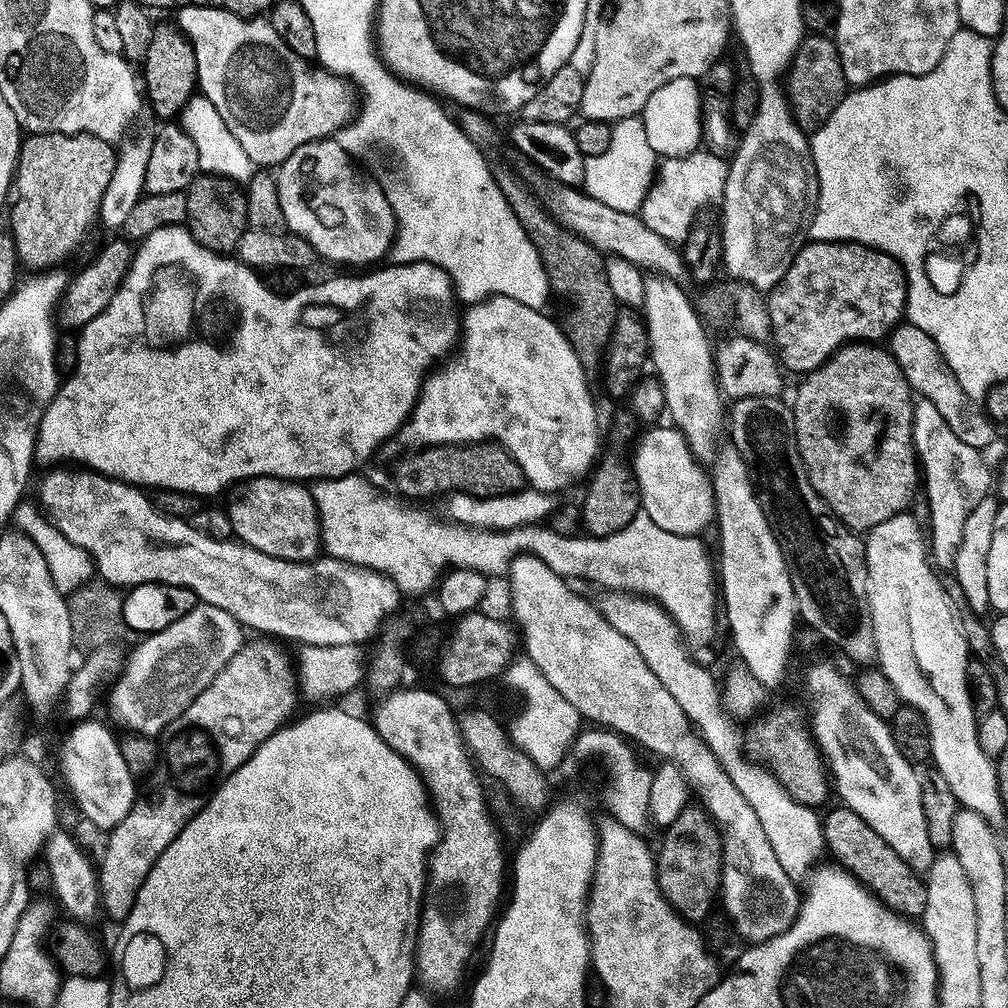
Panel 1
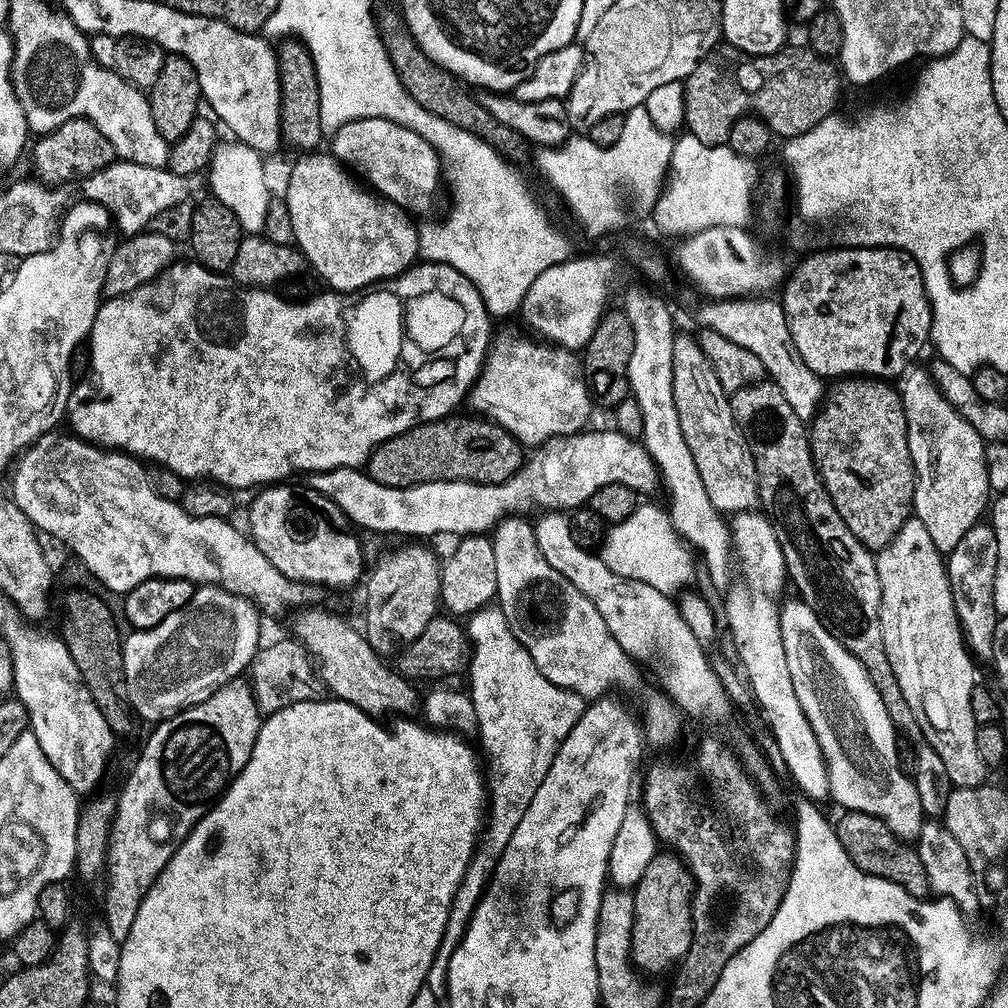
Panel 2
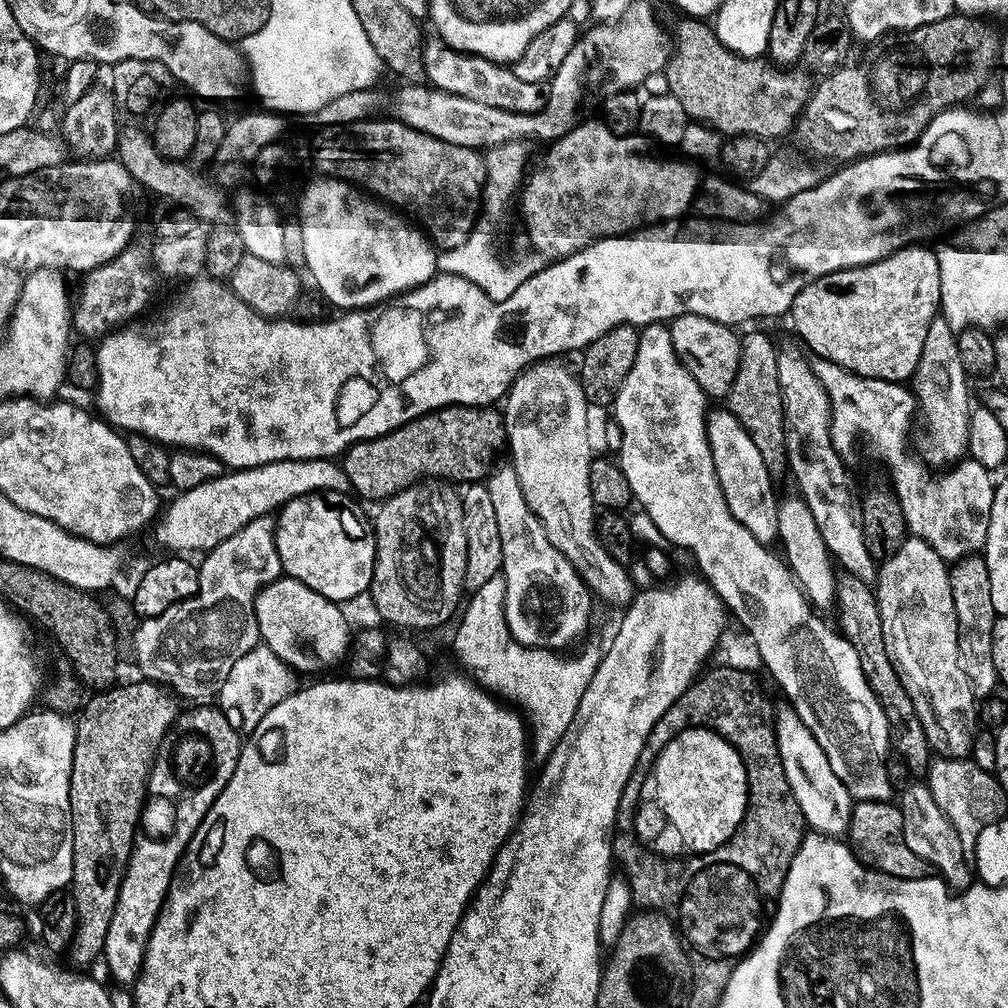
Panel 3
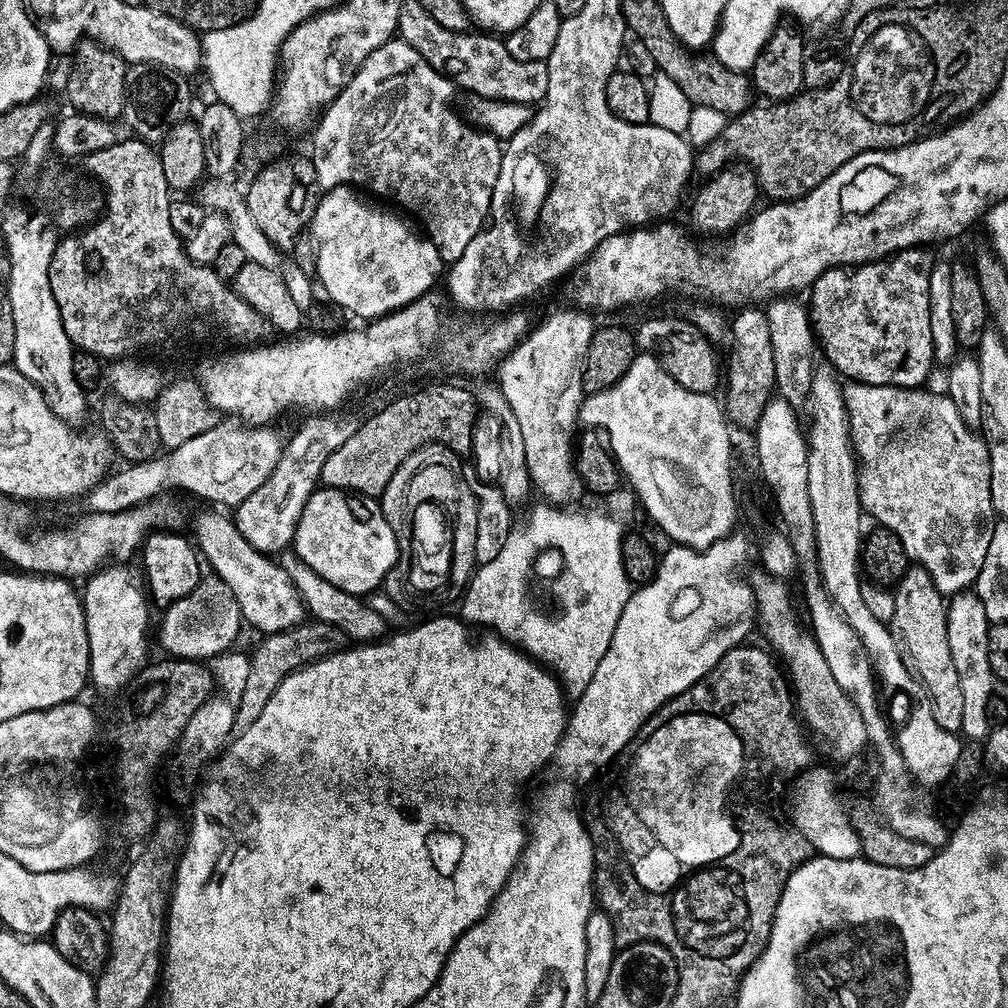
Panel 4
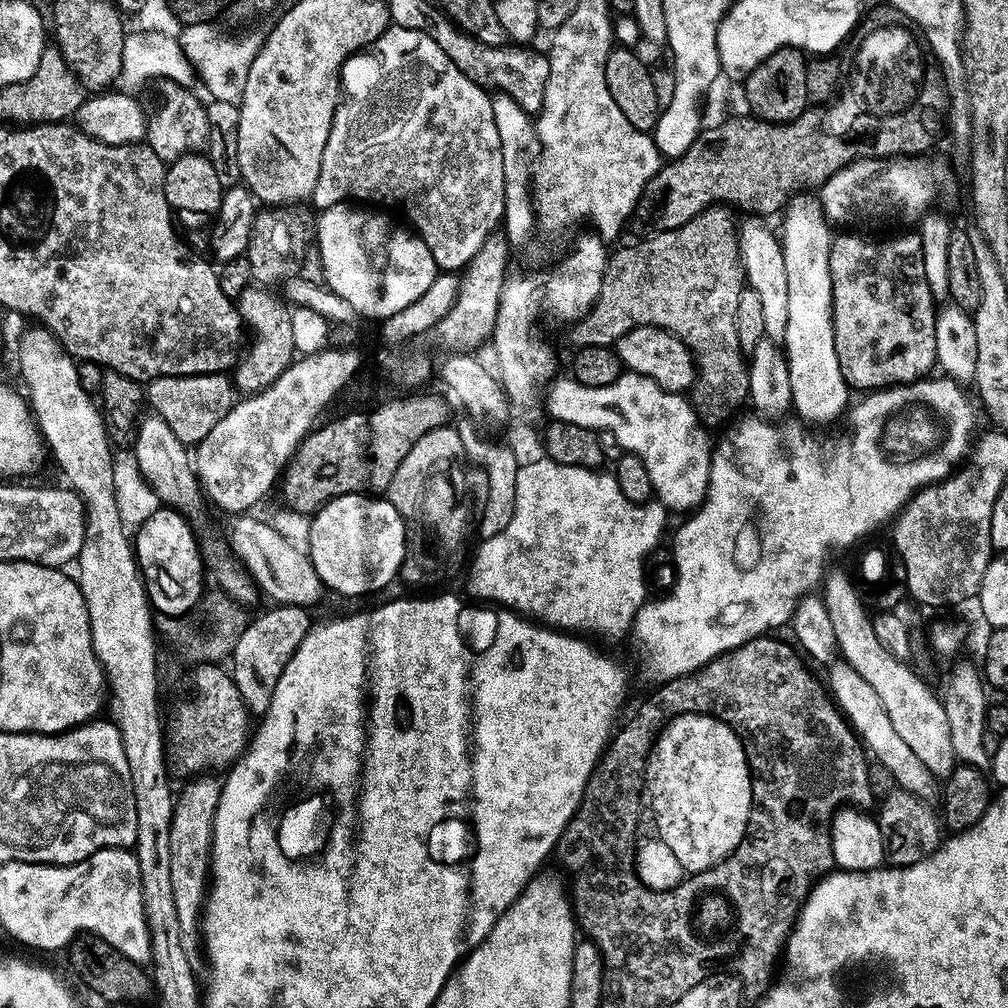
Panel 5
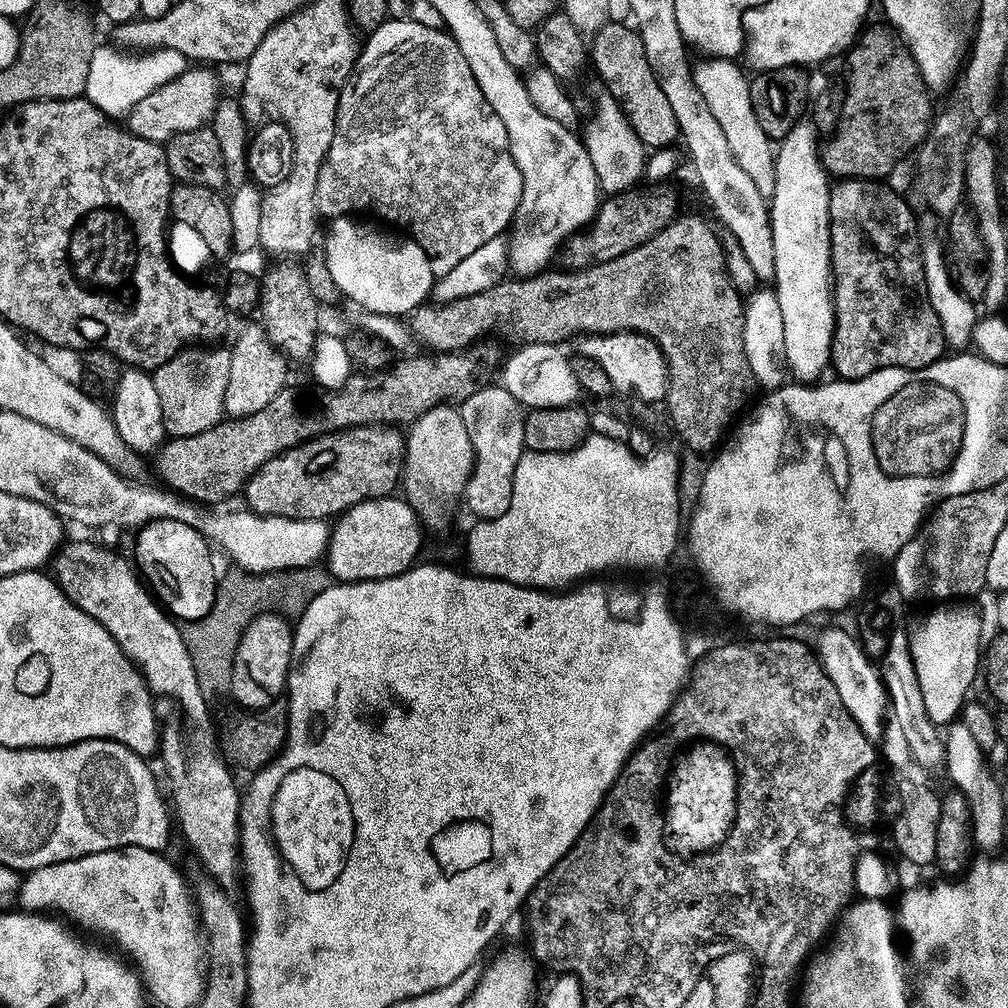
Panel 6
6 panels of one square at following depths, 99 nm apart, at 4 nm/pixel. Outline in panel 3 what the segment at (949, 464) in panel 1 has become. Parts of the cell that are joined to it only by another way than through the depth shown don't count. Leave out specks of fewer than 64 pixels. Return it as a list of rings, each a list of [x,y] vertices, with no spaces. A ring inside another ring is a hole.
[[[938,316],[926,330],[925,345],[910,381],[920,419],[924,422],[918,454],[929,467],[945,467],[959,461],[967,453],[972,409],[968,383],[970,378],[958,352],[955,329],[942,316]]]

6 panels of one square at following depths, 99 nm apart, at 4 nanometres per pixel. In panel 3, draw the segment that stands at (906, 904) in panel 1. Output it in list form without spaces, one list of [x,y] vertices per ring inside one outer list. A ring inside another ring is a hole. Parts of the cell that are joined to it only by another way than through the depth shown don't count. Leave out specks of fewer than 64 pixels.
[[[858,800],[852,805],[846,843],[860,863],[875,872],[890,874],[894,878],[922,878],[929,875],[928,861],[918,858],[902,834],[902,814],[895,803],[887,800]]]

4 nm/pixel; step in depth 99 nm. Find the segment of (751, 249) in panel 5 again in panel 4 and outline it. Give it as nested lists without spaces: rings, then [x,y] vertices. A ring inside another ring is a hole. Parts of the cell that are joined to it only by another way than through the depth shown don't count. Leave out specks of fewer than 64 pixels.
[[[772,298],[767,301],[766,311],[770,322],[770,346],[774,346],[774,378],[776,379],[775,391],[779,399],[787,400],[793,406],[803,405],[808,398],[808,391],[812,385],[812,348],[814,352],[814,332],[810,325],[810,312],[803,303],[796,298]]]

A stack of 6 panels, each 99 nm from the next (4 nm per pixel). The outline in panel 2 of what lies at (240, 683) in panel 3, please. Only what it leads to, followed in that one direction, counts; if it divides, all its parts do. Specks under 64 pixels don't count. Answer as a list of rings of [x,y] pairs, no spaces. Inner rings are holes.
[[[289,638],[267,644],[257,651],[250,665],[250,687],[261,713],[271,714],[286,706],[294,706],[298,702],[319,700],[325,695],[326,687],[319,671],[314,667],[313,661],[299,640]]]

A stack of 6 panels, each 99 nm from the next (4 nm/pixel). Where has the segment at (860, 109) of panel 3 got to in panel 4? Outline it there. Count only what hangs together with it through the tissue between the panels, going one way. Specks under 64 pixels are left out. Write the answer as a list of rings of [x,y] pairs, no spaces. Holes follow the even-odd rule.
[[[844,67],[842,74],[837,78],[829,88],[823,90],[808,90],[803,94],[796,95],[792,99],[783,102],[772,102],[766,107],[749,107],[748,111],[733,115],[727,121],[725,129],[712,141],[704,147],[701,147],[694,156],[694,168],[697,173],[700,172],[704,178],[711,178],[723,168],[729,167],[733,162],[739,162],[741,165],[751,168],[752,173],[756,175],[756,183],[759,191],[764,192],[772,202],[783,202],[786,200],[797,200],[799,196],[805,196],[810,190],[814,190],[838,166],[846,166],[850,158],[854,158],[854,150],[848,140],[844,140],[846,134],[832,134],[830,132],[830,120],[832,112],[838,112],[838,108],[844,106],[846,98],[852,98],[852,68]]]

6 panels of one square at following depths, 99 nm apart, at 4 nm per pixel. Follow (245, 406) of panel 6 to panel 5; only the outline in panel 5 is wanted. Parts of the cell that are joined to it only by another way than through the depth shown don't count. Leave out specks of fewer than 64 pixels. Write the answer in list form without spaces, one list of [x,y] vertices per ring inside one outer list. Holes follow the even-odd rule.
[[[250,286],[242,292],[238,301],[245,329],[256,335],[256,341],[247,345],[248,353],[246,348],[234,369],[234,388],[240,394],[258,393],[270,387],[291,366],[297,355],[289,305],[272,292],[275,291],[264,286]]]

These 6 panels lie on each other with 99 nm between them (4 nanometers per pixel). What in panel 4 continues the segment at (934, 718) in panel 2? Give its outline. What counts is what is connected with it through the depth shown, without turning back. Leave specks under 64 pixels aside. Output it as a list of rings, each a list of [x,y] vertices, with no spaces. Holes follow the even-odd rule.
[[[910,566],[904,577],[895,584],[894,618],[892,636],[902,654],[906,670],[916,677],[919,687],[924,688],[927,703],[932,705],[934,718],[948,732],[959,733],[962,722],[962,690],[958,686],[958,670],[954,670],[954,658],[950,658],[950,642],[946,642],[948,605],[943,592],[934,586],[934,578],[919,566]]]

